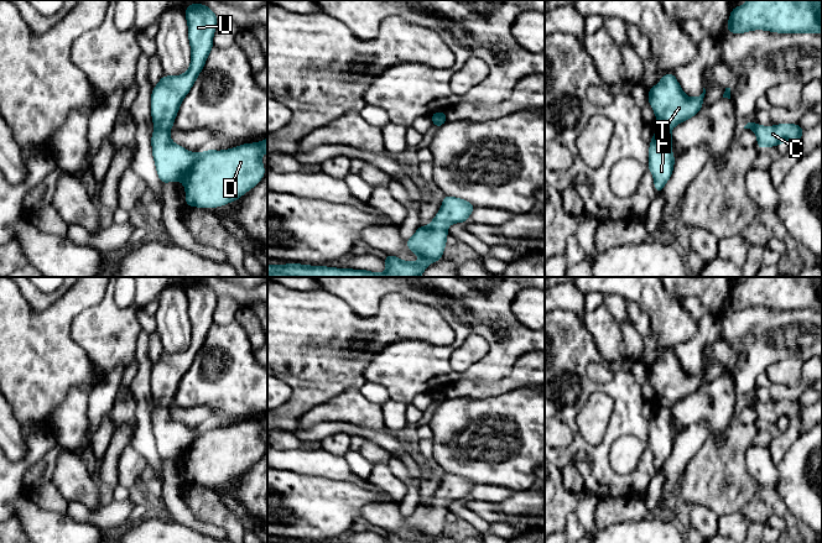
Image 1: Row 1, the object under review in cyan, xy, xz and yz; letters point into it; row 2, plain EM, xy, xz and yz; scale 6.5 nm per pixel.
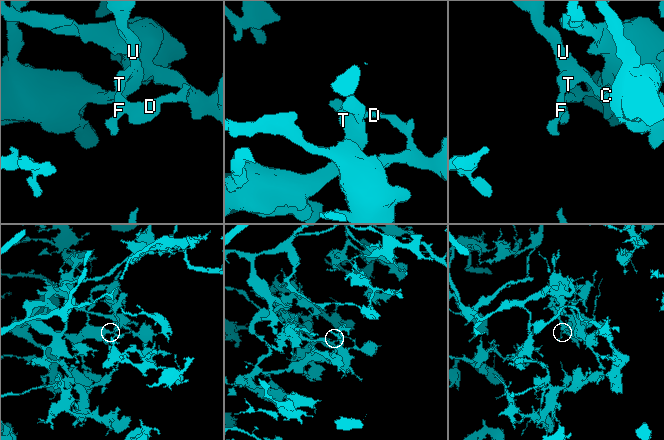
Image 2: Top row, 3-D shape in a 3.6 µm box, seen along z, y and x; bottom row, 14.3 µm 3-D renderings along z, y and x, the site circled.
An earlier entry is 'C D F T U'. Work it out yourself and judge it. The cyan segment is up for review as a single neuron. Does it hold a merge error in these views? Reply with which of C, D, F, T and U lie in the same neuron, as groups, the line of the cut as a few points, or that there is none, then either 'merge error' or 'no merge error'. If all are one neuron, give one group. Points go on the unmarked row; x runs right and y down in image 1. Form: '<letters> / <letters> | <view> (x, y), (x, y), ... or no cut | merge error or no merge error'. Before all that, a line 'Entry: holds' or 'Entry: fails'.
Entry: fails
C T U / D F | xy (156, 405), (168, 408) | merge error

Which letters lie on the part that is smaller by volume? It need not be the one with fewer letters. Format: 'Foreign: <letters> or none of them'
Foreign: C, T, U

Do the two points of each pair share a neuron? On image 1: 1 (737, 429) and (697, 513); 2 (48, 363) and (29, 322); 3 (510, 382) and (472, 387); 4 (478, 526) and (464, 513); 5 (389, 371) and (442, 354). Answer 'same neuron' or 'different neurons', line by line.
1: different neurons
2: same neuron
3: same neuron
4: same neuron
5: same neuron

